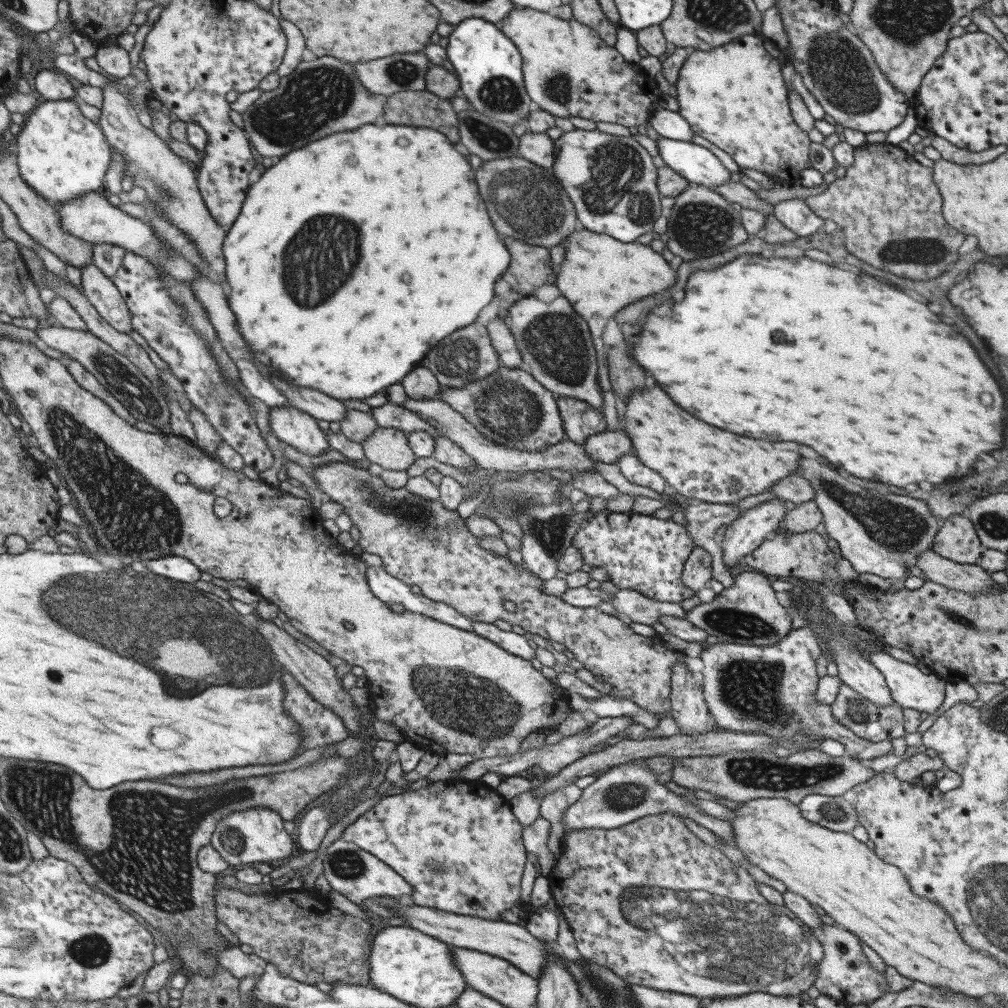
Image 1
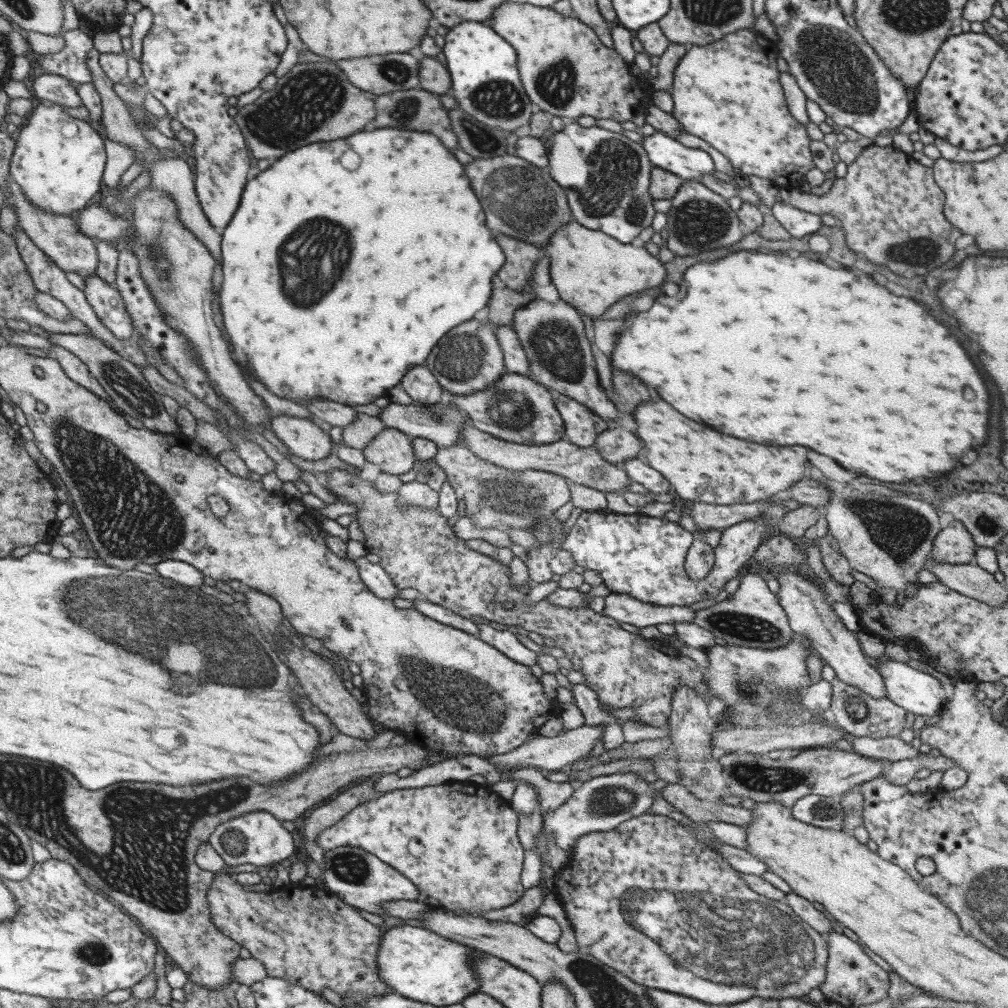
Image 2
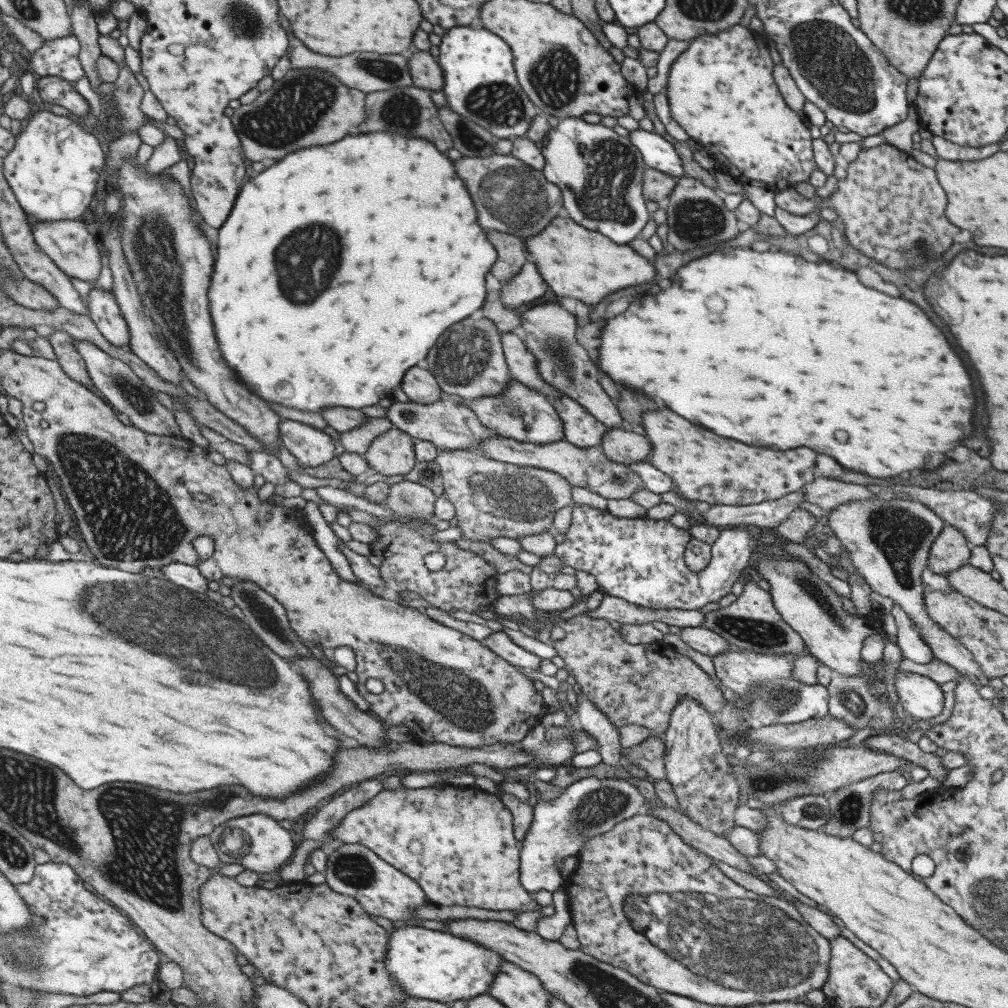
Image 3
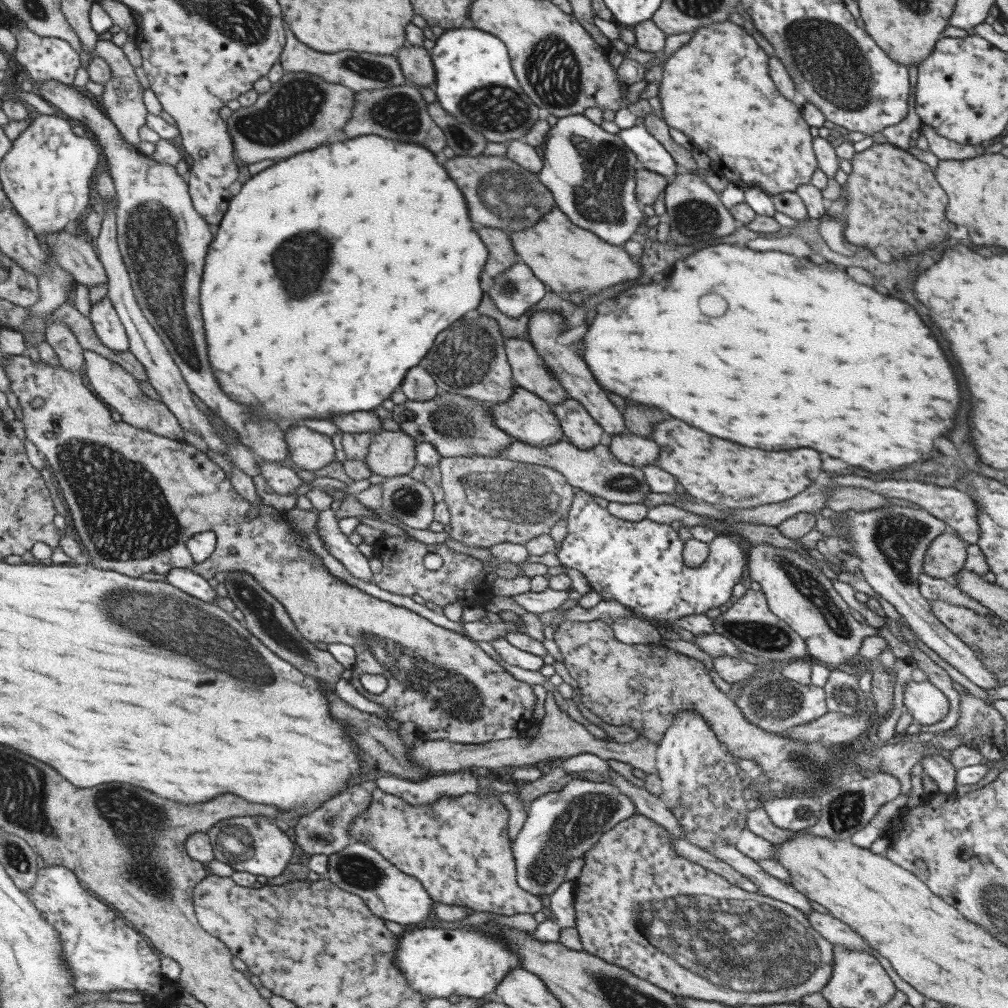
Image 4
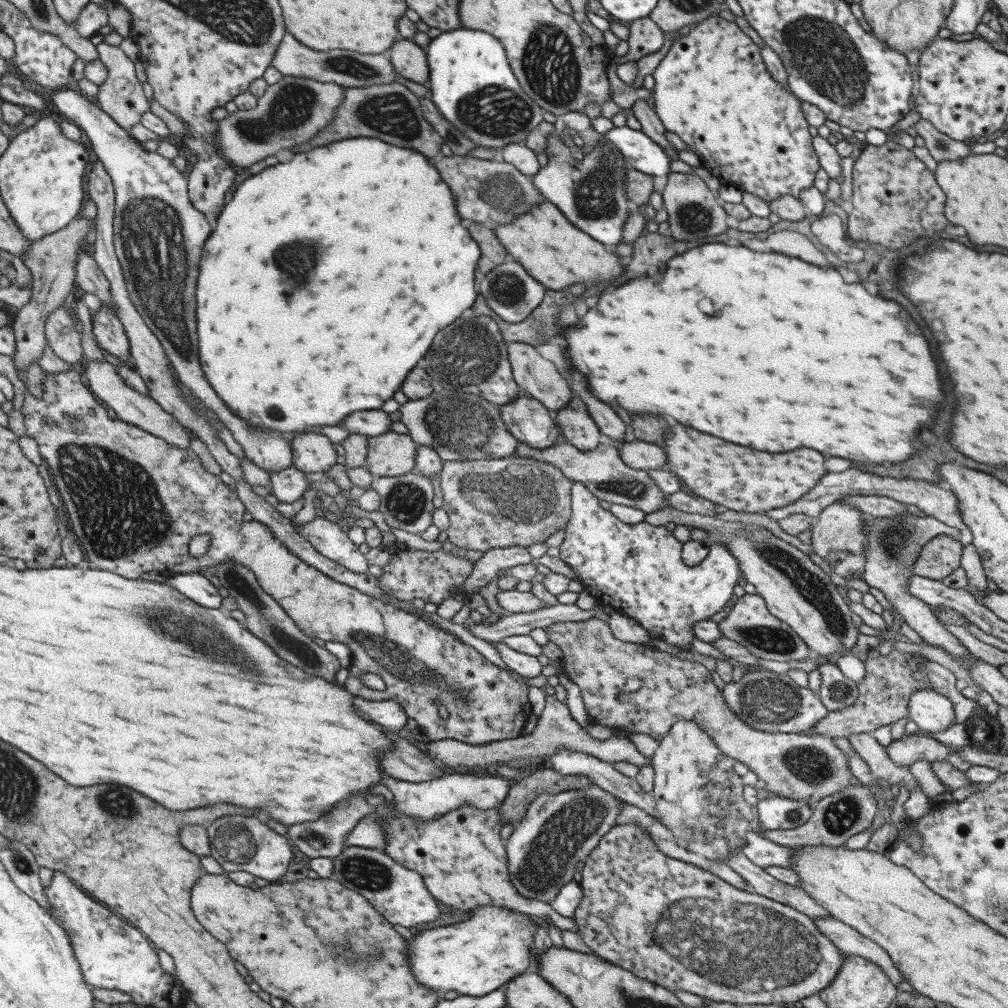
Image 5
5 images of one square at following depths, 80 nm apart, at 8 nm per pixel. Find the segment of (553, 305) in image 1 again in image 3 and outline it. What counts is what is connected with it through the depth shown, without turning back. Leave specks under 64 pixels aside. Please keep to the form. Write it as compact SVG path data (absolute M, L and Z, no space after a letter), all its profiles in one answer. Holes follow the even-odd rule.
M548 301L523 311L518 332L526 349L535 359L538 375L547 384L561 395L578 402L593 418L604 424L607 430L623 428L619 412L597 382L595 364L575 338L576 330L575 315L563 309L557 301Z

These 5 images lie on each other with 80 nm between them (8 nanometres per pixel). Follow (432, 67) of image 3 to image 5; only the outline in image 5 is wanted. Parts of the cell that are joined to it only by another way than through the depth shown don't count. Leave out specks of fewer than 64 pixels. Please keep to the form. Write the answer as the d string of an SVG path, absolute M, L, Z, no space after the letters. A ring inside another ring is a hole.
M400 39L399 42L392 42L390 48L386 56L397 76L417 83L428 79L426 54L413 40Z

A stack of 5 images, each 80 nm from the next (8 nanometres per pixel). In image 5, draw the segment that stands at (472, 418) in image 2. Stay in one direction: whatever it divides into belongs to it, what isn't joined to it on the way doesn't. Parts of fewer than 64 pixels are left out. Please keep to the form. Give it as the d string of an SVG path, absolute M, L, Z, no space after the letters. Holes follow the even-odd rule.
M519 395L506 405L499 406L500 419L507 432L519 442L534 449L550 447L559 440L560 429L550 413L538 400L533 397Z

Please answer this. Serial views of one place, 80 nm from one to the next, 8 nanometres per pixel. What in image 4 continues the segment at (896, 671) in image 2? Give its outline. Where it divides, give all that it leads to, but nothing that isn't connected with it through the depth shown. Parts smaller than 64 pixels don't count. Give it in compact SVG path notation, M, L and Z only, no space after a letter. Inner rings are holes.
M927 679L923 680L923 682L909 681L903 686L903 711L911 716L914 723L929 726L945 717L948 712L948 700Z

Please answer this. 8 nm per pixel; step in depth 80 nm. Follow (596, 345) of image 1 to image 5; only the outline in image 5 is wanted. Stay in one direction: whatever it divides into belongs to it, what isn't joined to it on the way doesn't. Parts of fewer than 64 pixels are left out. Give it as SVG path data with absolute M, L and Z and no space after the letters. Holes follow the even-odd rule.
M547 201L511 218L505 225L497 225L492 231L508 252L508 259L517 262L526 274L549 290L564 290L575 282L590 285L609 282L623 272L623 261L611 247L577 230Z

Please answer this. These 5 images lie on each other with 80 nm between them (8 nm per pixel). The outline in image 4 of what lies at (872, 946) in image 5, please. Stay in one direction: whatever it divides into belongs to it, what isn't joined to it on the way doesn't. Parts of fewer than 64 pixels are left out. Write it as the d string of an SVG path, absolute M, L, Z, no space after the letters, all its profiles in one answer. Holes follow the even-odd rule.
M814 910L805 914L805 918L811 928L833 946L841 945L855 952L866 952L869 956L873 956L872 951L875 950L868 950L872 948L854 930L851 930L840 920Z

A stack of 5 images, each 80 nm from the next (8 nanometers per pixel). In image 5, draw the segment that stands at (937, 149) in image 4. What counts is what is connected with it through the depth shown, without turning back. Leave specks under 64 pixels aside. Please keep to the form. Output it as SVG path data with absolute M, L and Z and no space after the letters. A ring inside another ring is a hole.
M919 119L914 128L919 136L923 138L924 147L938 163L942 160L955 160L965 158L969 155L969 146L964 141L956 141L945 134L935 130L933 125L926 120Z

